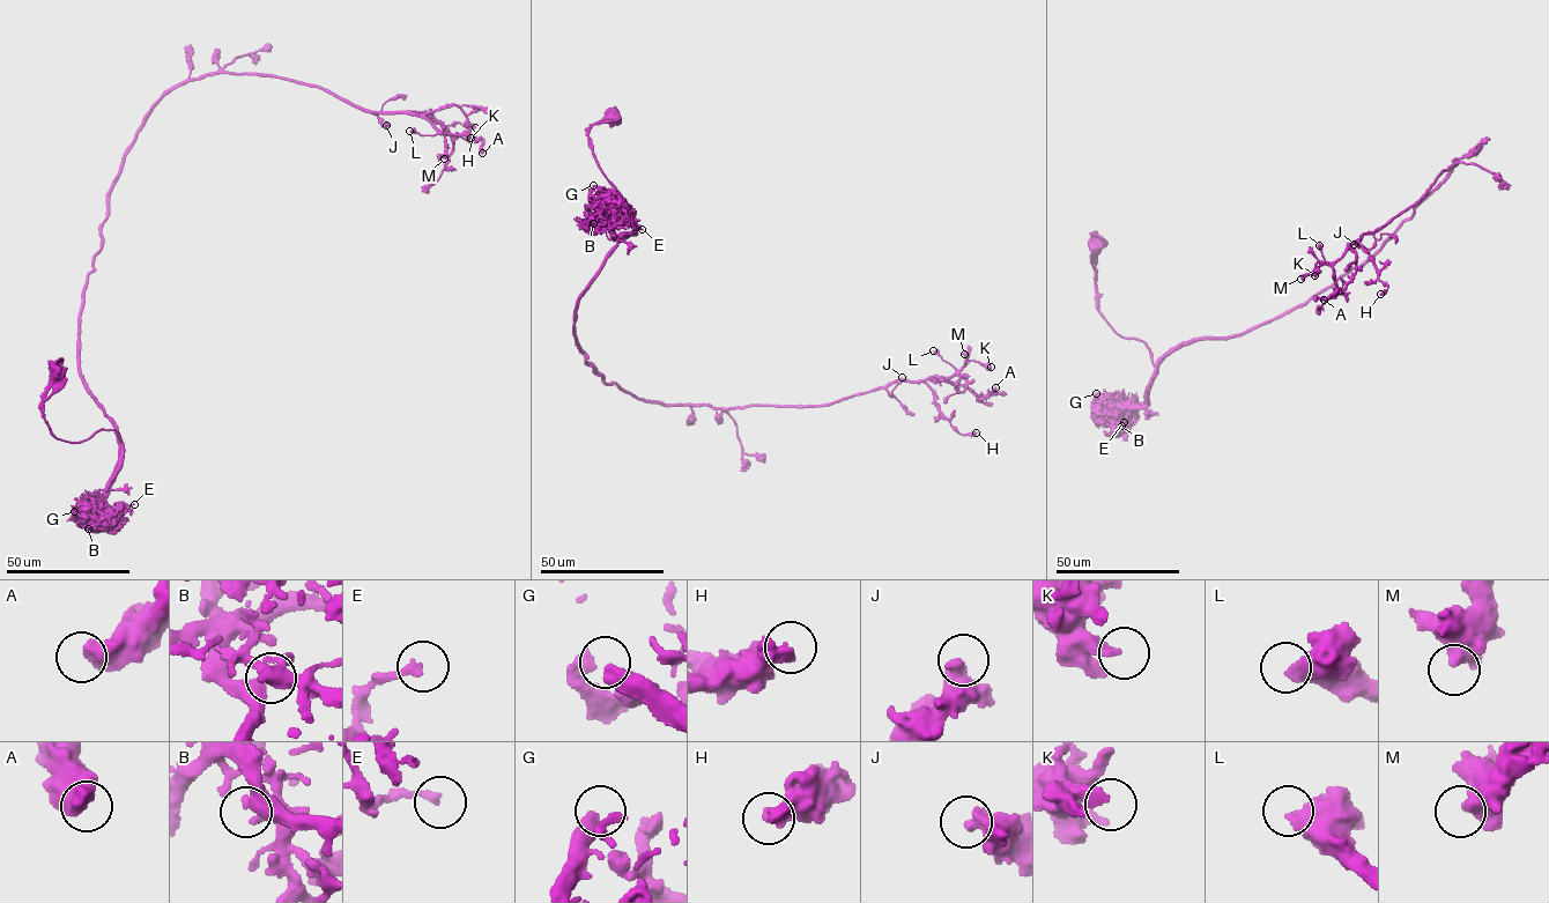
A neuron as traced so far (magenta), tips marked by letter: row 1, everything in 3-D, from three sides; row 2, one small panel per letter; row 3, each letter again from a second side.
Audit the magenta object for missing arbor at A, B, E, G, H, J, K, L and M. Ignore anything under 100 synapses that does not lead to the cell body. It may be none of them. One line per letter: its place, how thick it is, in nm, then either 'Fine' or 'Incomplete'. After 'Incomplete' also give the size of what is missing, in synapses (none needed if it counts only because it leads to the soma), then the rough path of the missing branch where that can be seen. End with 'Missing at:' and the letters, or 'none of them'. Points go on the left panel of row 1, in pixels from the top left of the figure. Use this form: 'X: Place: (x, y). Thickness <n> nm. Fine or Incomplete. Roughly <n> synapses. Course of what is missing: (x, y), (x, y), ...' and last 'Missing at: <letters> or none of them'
A: Place: (482, 153). Thickness 600 nm. Fine
B: Place: (88, 528). Thickness 300 nm. Fine
E: Place: (134, 504). Thickness 220 nm. Fine
G: Place: (74, 511). Thickness 320 nm. Fine
H: Place: (475, 127). Thickness 600 nm. Fine
J: Place: (386, 125). Thickness 380 nm. Fine
K: Place: (471, 138). Thickness 340 nm. Fine
L: Place: (409, 131). Thickness 550 nm. Fine
M: Place: (444, 158). Thickness 500 nm. Fine
Missing at: none of them

